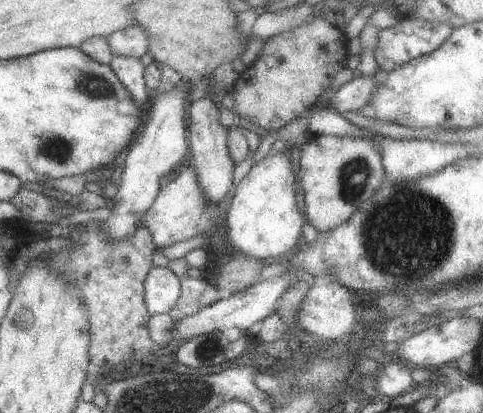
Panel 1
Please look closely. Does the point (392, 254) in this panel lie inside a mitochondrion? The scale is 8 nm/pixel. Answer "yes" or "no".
yes

